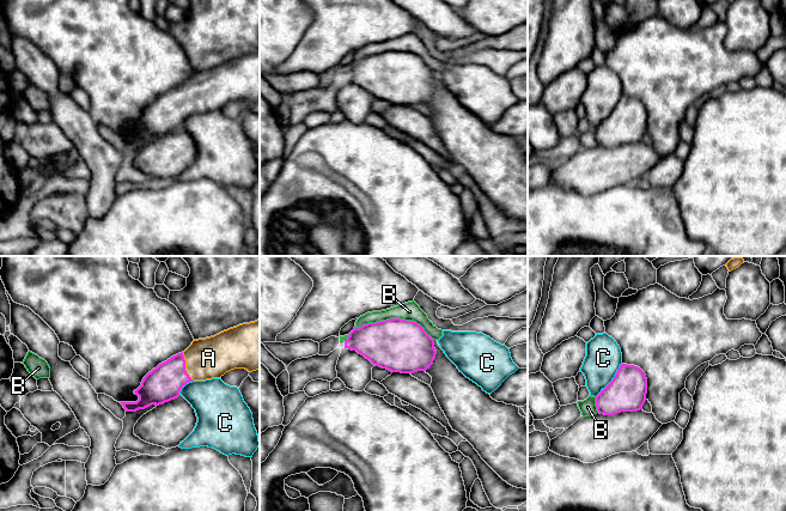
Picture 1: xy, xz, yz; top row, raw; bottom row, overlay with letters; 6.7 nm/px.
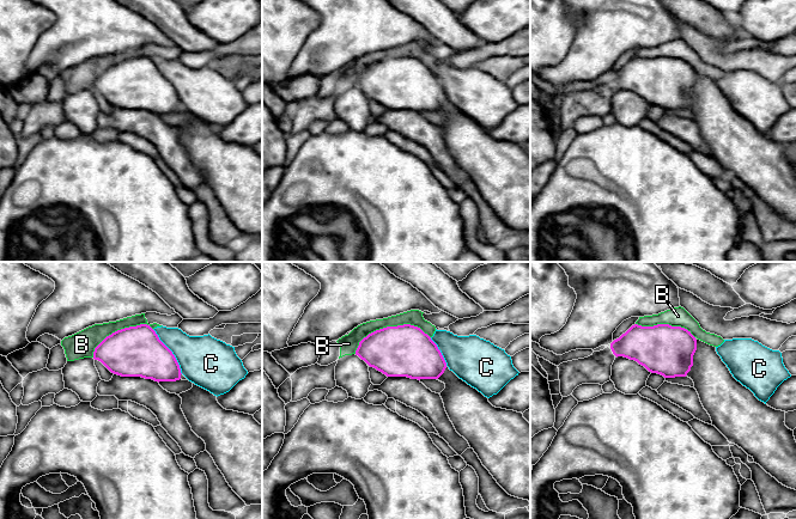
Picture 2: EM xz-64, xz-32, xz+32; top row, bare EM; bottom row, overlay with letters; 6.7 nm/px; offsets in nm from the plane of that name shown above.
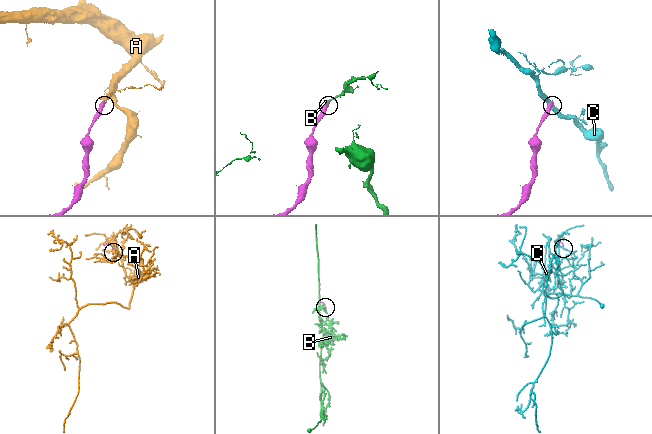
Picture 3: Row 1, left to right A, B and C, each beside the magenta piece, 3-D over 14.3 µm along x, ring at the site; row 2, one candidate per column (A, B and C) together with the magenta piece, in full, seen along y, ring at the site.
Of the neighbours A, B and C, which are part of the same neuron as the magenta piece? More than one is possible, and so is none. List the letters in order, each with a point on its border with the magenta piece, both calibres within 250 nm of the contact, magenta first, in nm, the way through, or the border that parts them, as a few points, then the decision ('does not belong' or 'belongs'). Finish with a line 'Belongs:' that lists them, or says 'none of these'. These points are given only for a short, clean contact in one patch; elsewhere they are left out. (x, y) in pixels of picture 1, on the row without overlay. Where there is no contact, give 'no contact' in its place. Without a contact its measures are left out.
A: contact xy (184, 98); calibres 240 and 280 nm; way xy (162, 116), (184, 98), (208, 90); belongs
B: contact xz (395, 50); calibres 360 and 130 nm; does not belong
C: contact yz (613, 111); calibres 260 and 240 nm; does not belong
Belongs: A

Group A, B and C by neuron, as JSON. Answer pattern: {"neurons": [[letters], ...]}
{"neurons": [["A"], ["B"], ["C"]]}

